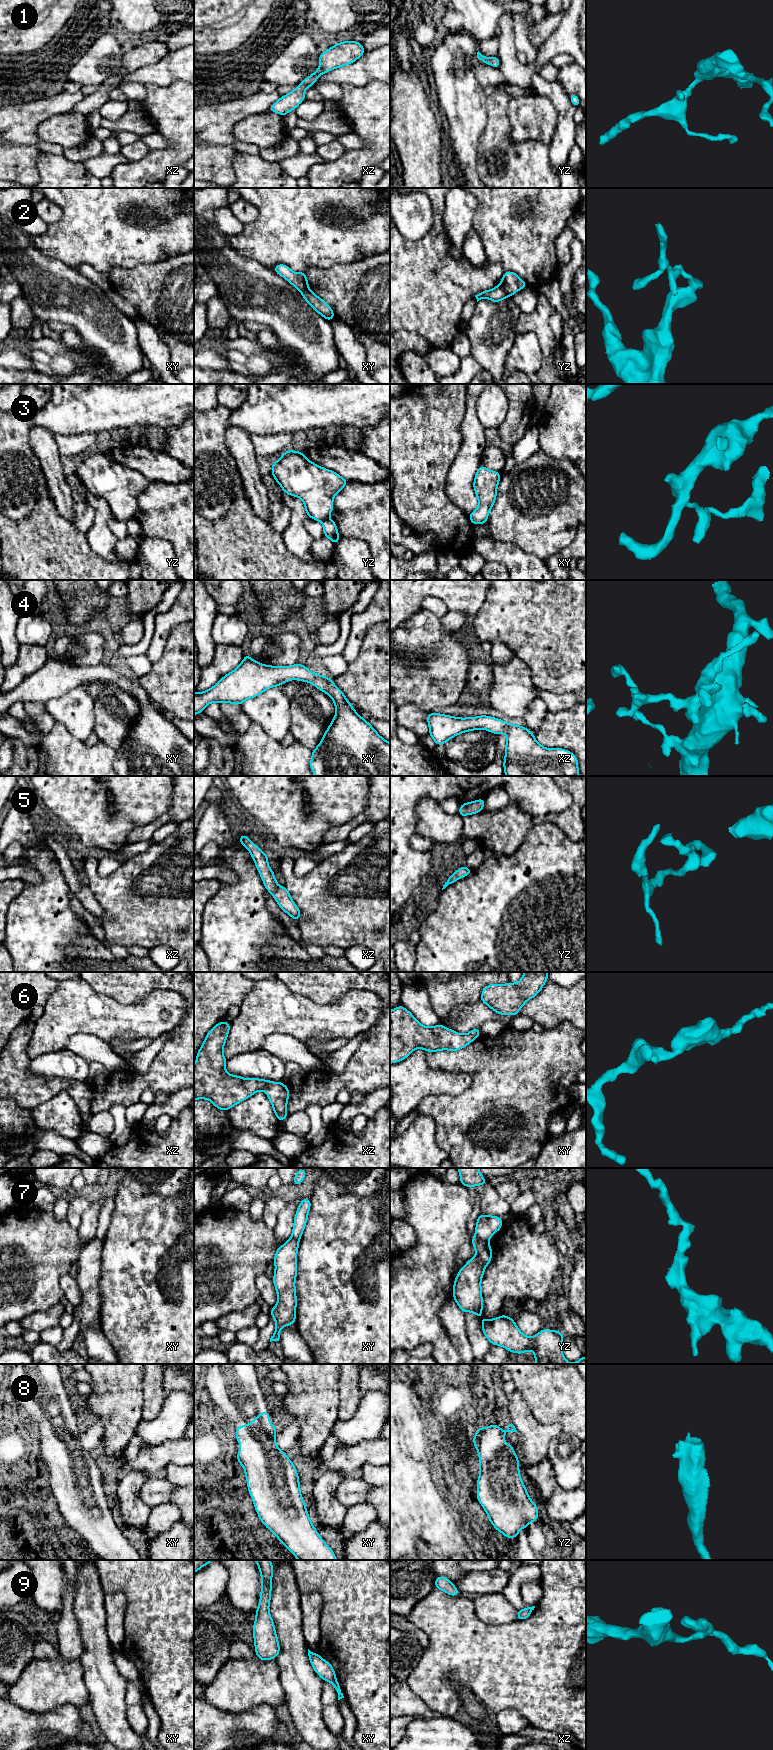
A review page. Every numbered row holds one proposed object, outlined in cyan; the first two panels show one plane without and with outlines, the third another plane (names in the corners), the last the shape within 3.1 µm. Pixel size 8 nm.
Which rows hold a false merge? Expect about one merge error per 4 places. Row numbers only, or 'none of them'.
2, 3, 7

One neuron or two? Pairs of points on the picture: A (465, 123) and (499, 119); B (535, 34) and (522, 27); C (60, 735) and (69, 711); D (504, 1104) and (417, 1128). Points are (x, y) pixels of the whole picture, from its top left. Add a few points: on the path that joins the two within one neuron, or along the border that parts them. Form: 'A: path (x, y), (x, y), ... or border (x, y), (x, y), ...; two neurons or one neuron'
A: border (487, 96), (487, 124), (479, 142); two neurons
B: border (528, 27), (528, 39), (538, 49); two neurons
C: border (56, 721), (61, 723), (76, 738), (82, 740); two neurons
D: border (419, 1114), (433, 1119), (435, 1142), (439, 1146); two neurons

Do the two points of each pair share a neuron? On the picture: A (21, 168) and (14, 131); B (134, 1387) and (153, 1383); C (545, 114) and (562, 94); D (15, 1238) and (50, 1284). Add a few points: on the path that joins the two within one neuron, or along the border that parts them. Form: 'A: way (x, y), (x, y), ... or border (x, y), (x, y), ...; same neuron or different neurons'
A: border (10, 143), (31, 144), (40, 151); different neurons
B: border (145, 1374), (142, 1409); different neurons
C: border (536, 93), (546, 96), (554, 105), (556, 127); different neurons
D: way (27, 1247), (43, 1263), (43, 1272); same neuron

